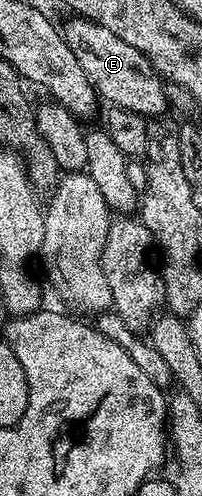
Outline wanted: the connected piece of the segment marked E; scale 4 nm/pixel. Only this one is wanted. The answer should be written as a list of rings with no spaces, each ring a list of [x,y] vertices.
[[[69,16],[63,25],[63,33],[67,48],[71,48],[71,52],[75,52],[75,60],[79,60],[79,68],[87,72],[87,80],[91,80],[104,101],[106,98],[109,104],[122,106],[136,114],[164,115],[161,113],[167,110],[166,87],[139,48],[131,48],[131,44],[115,36],[115,32],[103,28],[103,24],[95,24],[91,19],[80,16]]]

